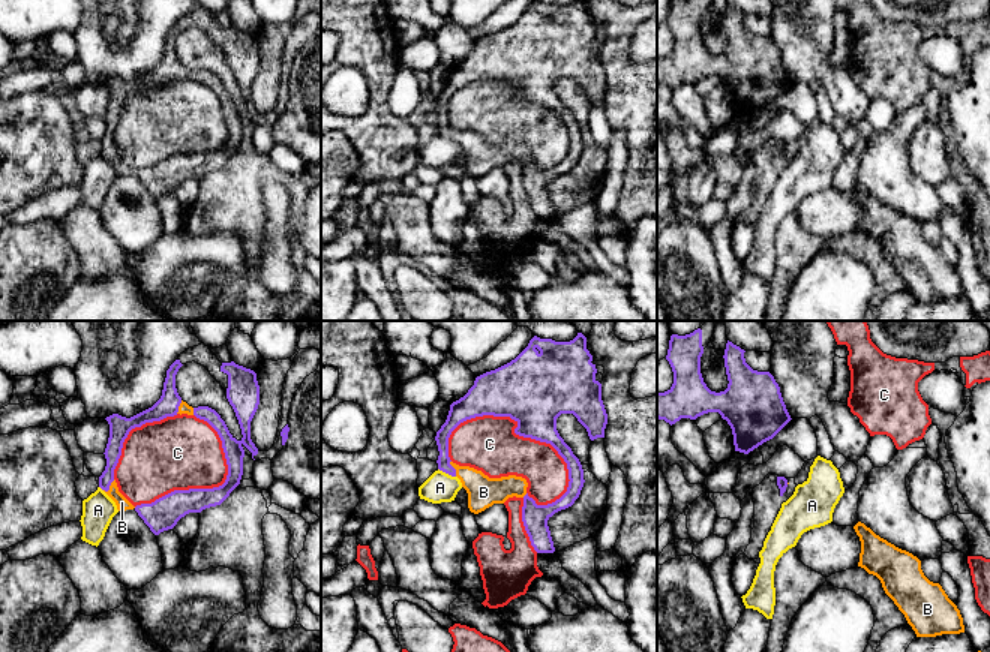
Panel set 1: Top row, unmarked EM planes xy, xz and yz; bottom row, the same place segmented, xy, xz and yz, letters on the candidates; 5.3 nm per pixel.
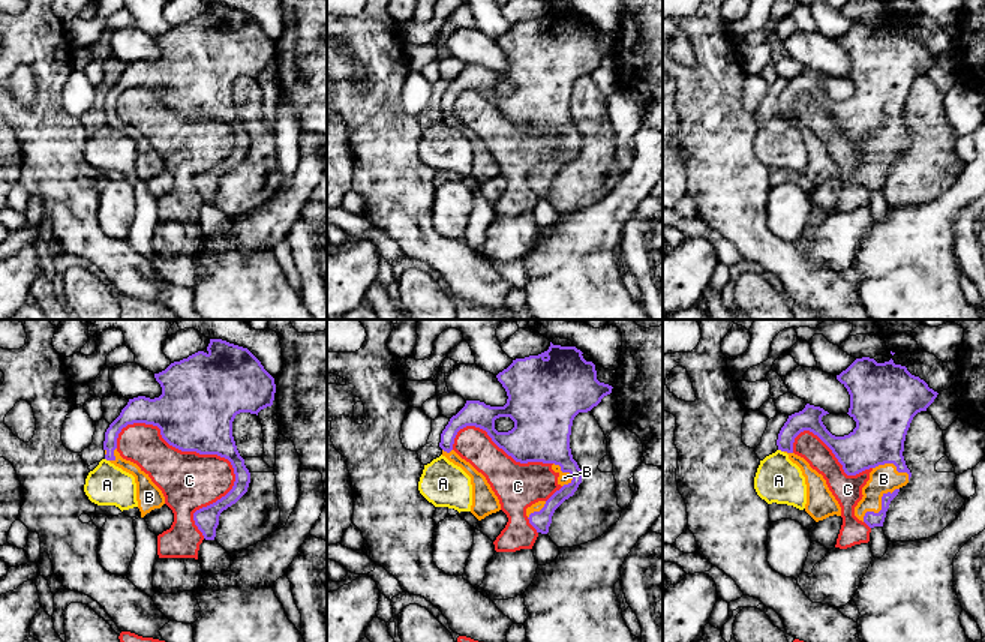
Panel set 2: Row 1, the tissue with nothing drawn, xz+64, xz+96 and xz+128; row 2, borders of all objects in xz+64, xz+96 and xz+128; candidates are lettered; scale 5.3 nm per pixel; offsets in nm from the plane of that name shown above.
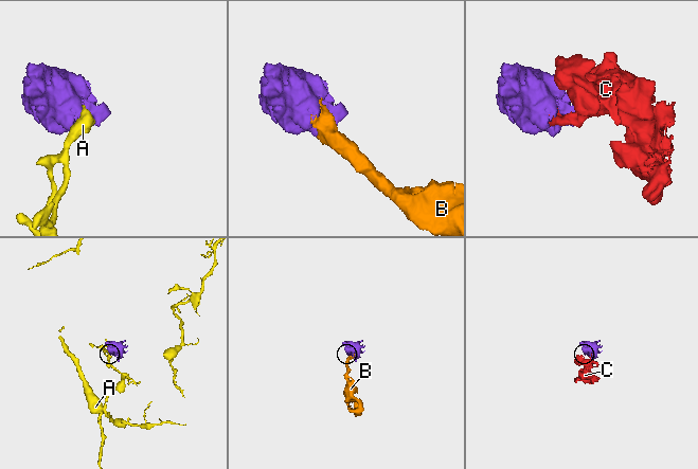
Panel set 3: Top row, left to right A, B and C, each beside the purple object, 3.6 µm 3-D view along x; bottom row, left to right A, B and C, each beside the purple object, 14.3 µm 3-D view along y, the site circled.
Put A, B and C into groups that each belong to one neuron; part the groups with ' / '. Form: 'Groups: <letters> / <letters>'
Groups: A / B / C

